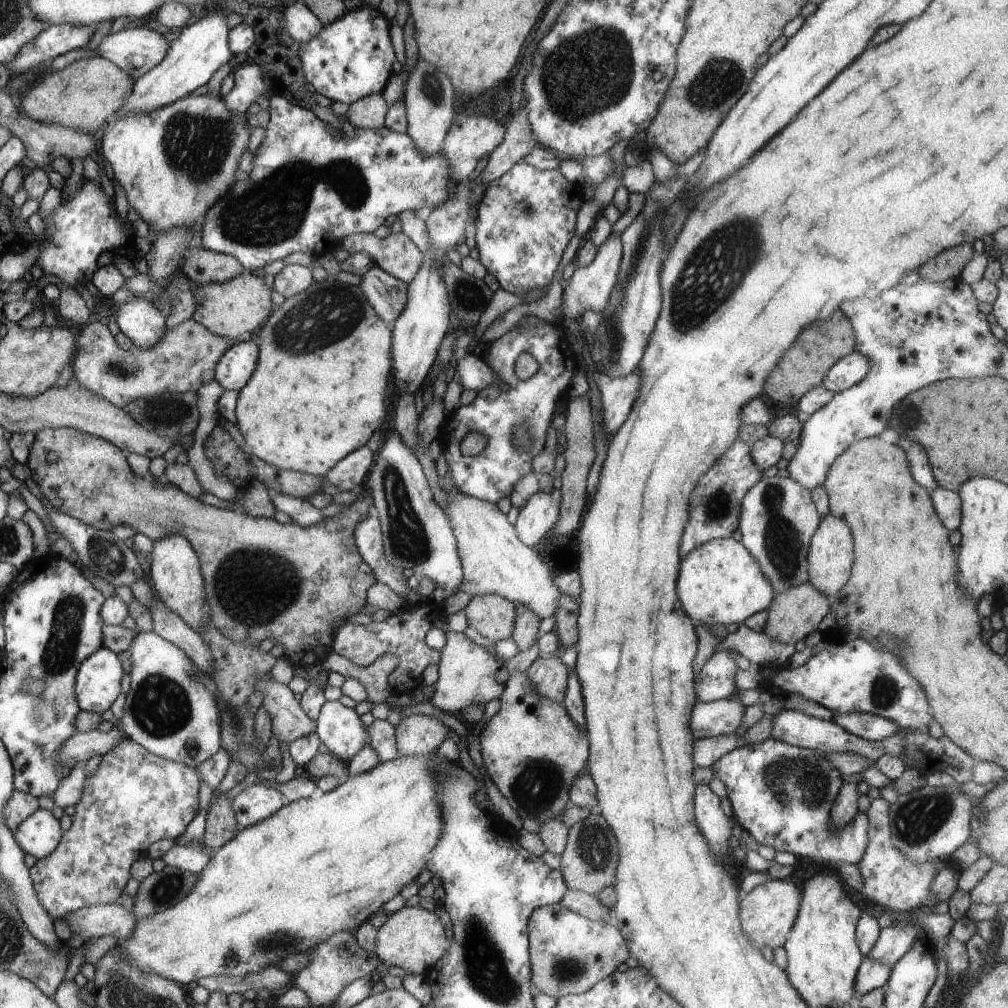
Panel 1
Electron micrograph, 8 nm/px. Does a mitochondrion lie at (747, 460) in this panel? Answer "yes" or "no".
no

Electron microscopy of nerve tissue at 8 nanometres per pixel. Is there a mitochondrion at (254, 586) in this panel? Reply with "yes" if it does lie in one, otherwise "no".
yes

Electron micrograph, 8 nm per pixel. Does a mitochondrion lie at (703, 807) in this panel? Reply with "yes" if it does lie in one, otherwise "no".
no

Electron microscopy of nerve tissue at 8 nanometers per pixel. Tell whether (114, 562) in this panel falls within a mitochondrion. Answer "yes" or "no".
yes

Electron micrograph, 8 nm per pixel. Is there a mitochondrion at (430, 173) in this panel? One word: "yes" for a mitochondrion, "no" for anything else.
no

